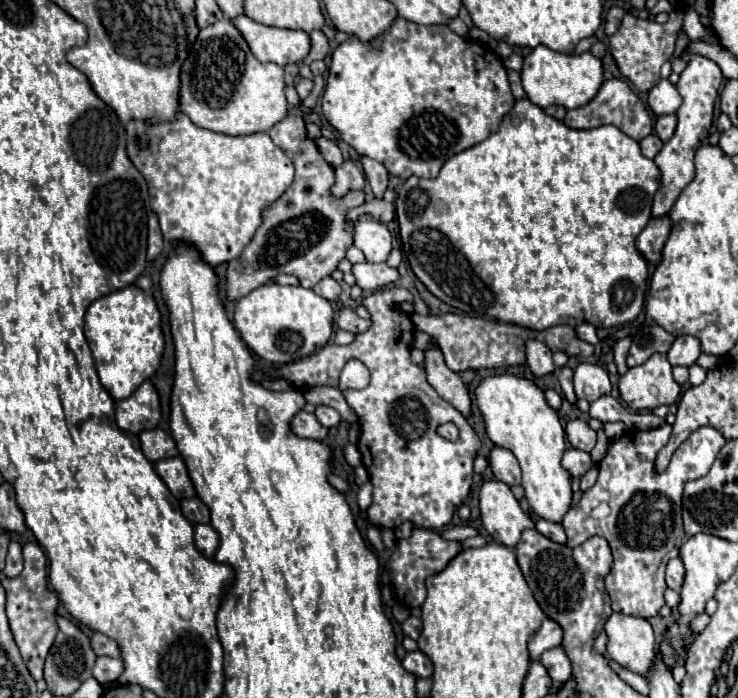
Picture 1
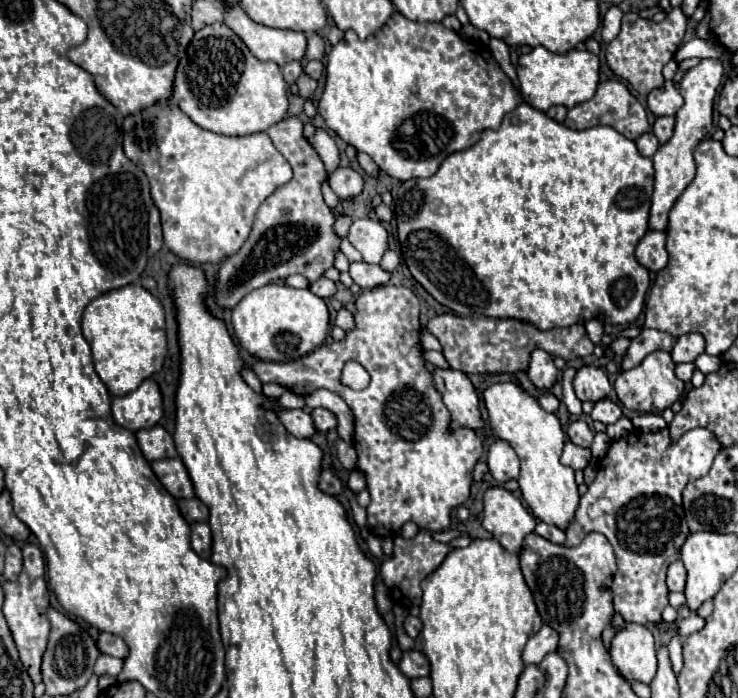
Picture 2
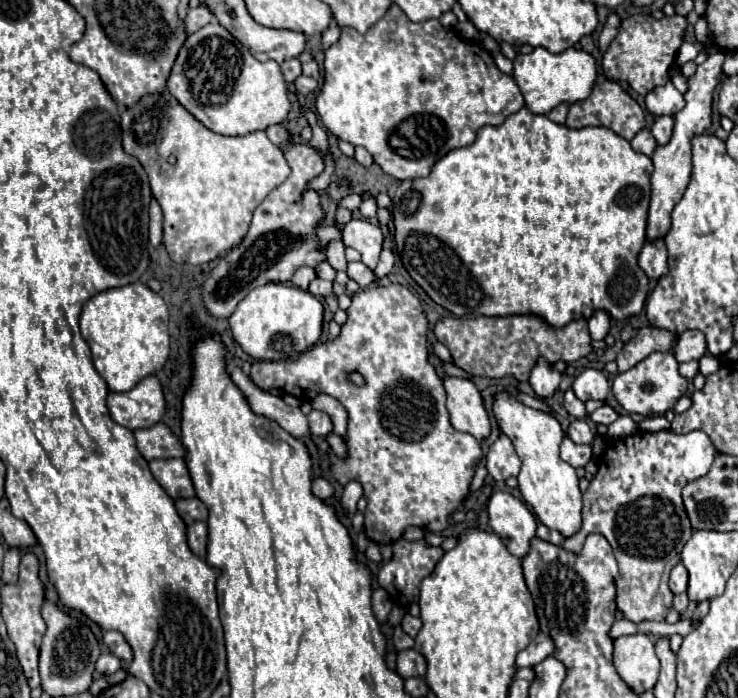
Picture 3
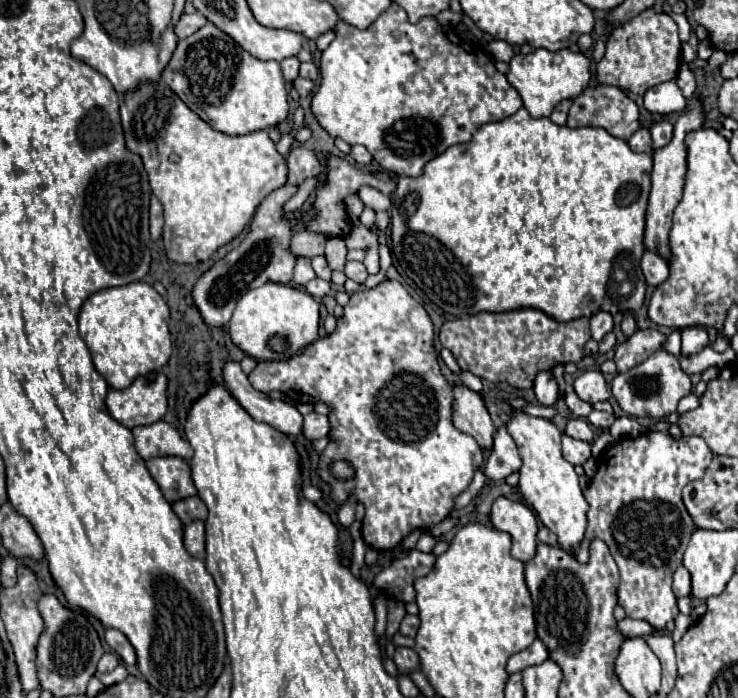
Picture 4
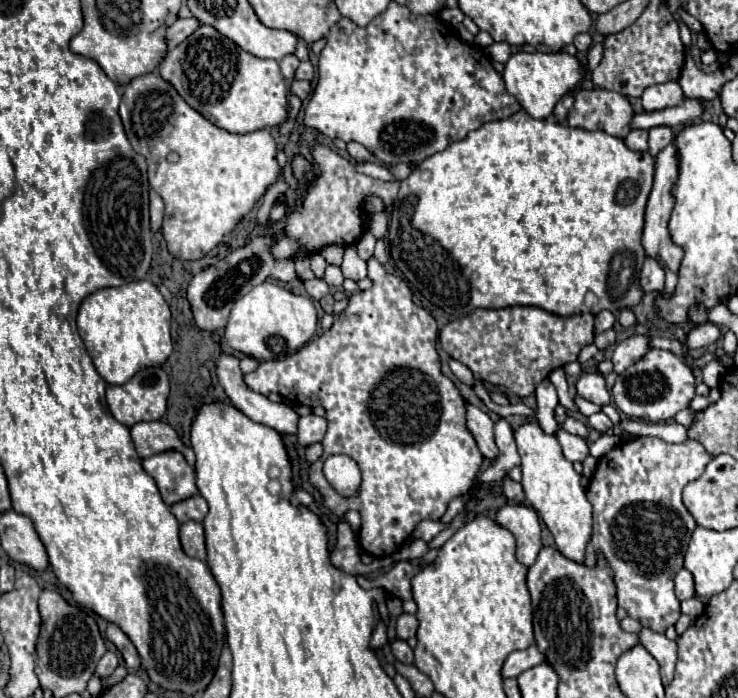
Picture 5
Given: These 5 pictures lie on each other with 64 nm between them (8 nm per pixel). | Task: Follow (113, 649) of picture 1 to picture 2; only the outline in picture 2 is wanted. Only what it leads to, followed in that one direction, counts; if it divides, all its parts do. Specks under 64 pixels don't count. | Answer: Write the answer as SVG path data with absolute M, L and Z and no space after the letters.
M102 632L100 638L98 638L98 648L100 648L102 654L110 654L110 656L116 656L116 658L126 658L128 656L126 642L116 634Z

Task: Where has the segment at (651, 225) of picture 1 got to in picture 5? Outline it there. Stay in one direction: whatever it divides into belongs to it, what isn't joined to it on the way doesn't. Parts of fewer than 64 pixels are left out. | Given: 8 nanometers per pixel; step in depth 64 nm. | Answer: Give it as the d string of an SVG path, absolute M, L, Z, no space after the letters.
M646 258L640 270L640 288L642 292L662 292L664 288L664 270L652 258Z

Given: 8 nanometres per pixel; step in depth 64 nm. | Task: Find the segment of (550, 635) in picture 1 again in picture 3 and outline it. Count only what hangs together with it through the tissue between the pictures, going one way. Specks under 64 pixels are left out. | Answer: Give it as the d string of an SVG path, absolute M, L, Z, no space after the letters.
M538 634L518 656L516 656L516 668L532 668L536 664L540 664L544 658L548 658L552 654L552 640L548 640L548 636Z

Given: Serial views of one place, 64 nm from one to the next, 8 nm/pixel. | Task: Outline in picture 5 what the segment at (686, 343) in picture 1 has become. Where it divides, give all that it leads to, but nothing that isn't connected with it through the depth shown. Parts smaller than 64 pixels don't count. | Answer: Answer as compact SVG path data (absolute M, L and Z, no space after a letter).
M706 322L706 324L688 332L686 344L688 344L688 348L704 348L704 346L710 346L710 344L718 342L720 338L722 338L720 326L712 324L712 322Z

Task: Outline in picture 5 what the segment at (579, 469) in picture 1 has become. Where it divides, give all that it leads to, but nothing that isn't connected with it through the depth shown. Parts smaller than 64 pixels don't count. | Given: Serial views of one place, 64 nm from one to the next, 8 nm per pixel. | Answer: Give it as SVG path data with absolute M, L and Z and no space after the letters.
M558 430L556 438L562 446L564 456L570 462L582 462L588 456L588 442L584 438L580 438L576 434L570 434L570 432L564 432L564 430Z

